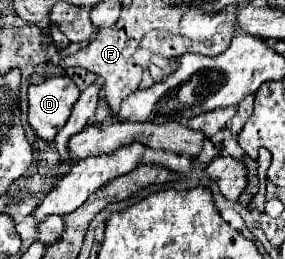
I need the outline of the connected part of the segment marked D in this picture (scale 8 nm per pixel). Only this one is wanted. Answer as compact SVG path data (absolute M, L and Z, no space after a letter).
M53 77L45 79L39 85L31 85L29 125L41 139L53 141L57 131L69 119L71 107L79 99L79 95L79 87L69 77Z

